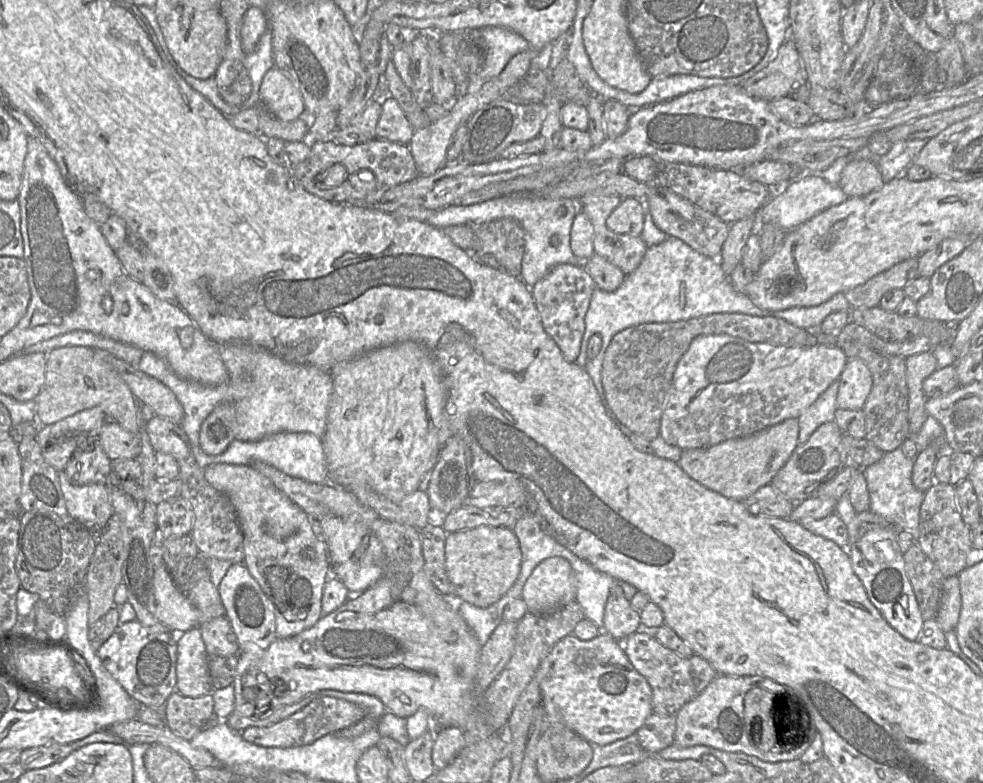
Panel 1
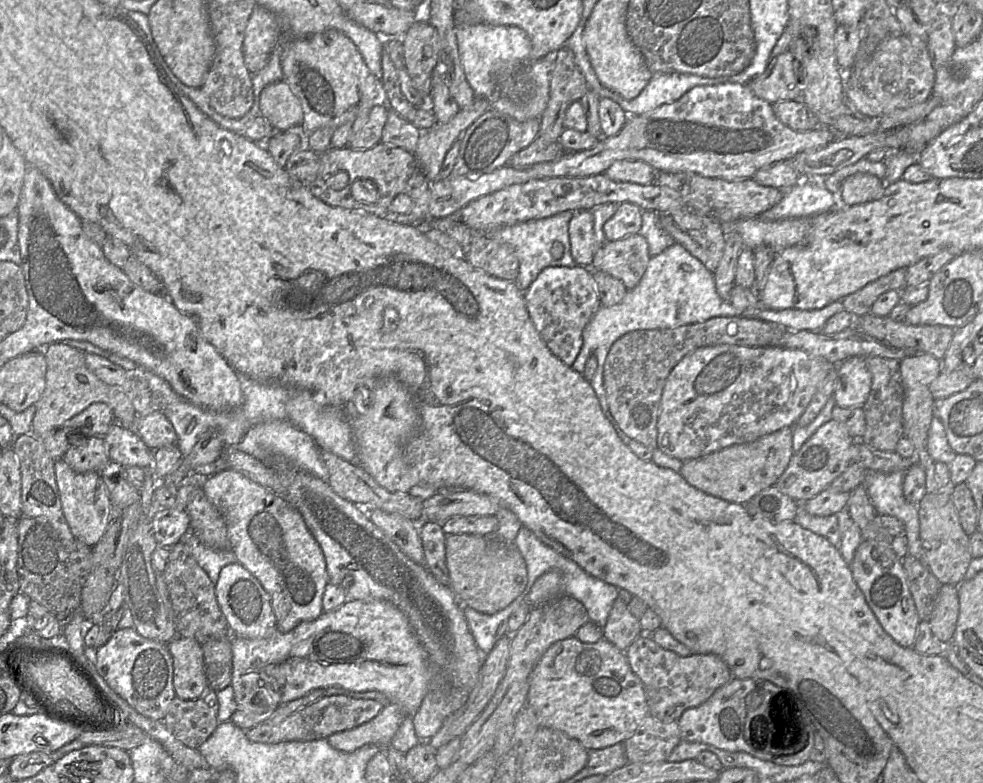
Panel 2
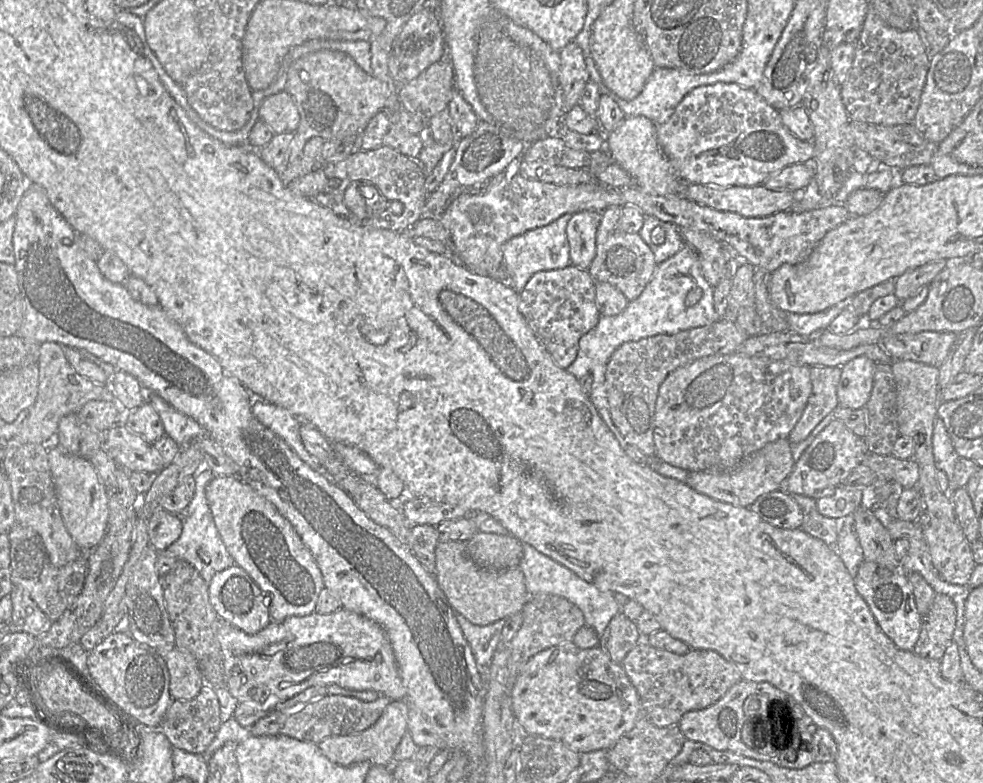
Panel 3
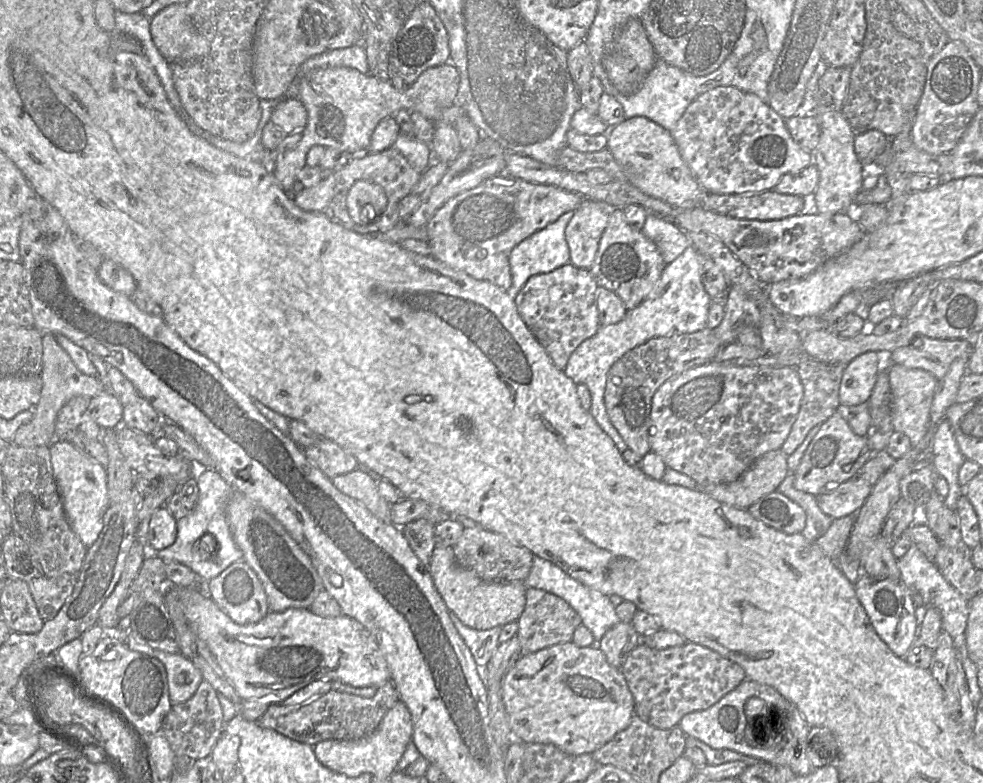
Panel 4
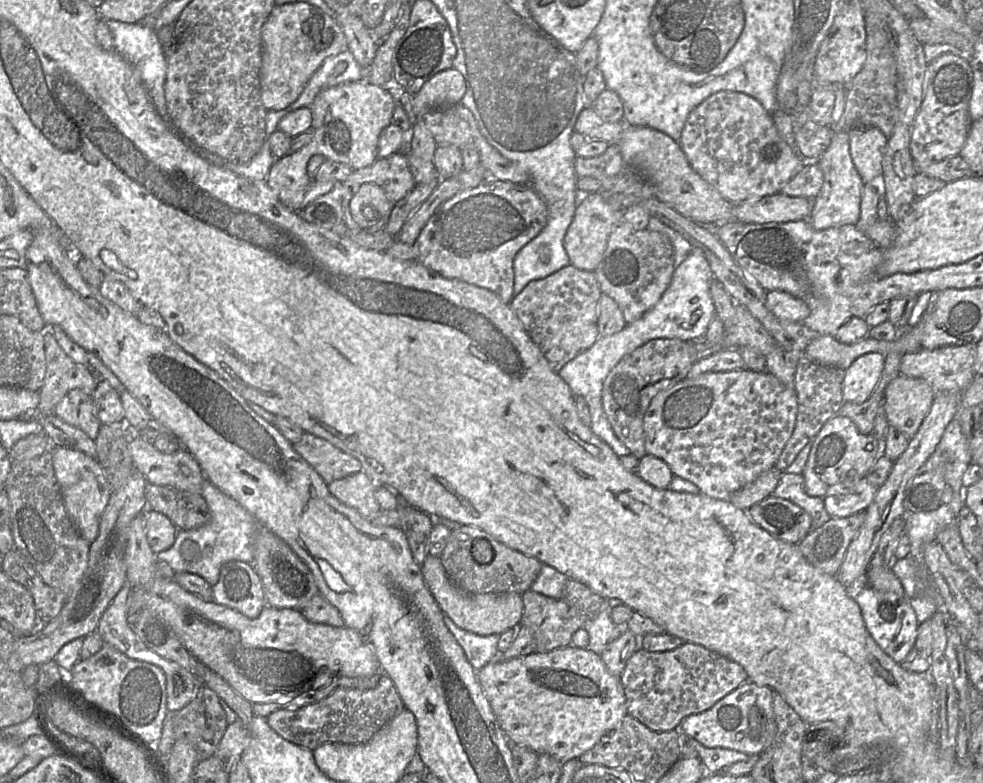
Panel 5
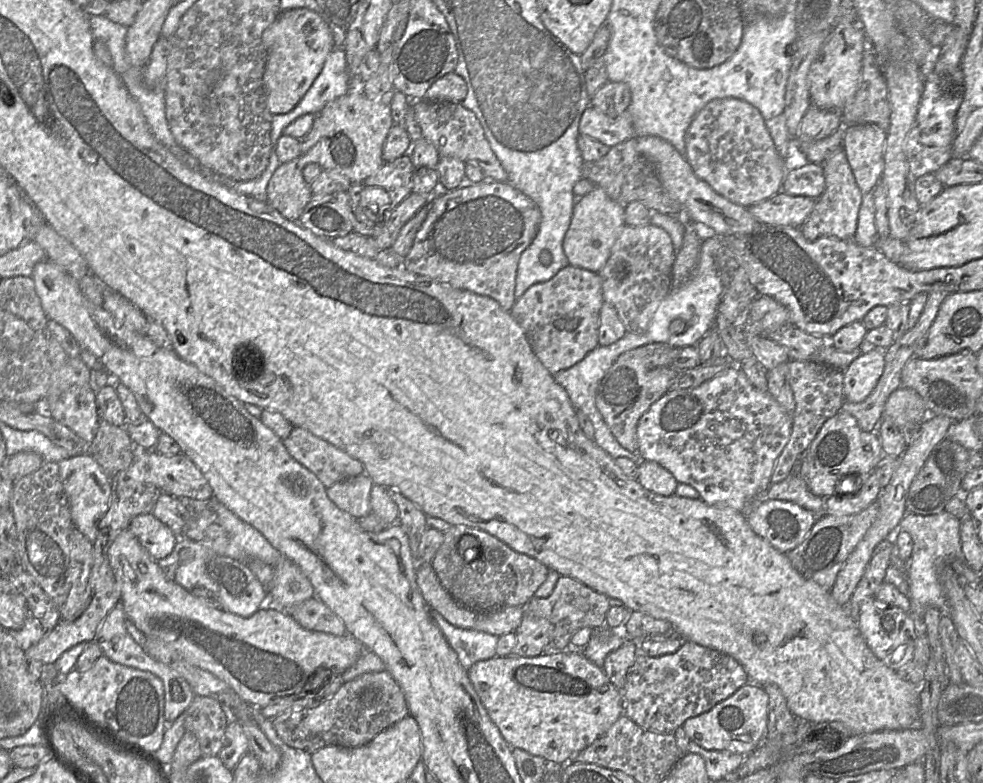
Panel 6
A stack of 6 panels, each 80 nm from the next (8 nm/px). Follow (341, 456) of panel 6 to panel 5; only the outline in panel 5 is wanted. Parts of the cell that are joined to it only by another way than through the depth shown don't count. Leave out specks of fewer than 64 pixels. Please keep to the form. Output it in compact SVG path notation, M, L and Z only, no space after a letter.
M304 432L296 444L292 444L295 451L321 476L326 484L334 480L362 471L361 463L353 456L344 453L323 438Z

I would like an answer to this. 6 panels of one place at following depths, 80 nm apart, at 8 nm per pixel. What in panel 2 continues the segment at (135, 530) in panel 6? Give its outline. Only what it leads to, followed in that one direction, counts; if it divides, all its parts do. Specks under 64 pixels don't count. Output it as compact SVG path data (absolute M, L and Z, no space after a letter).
M159 509L153 516L153 530L159 546L171 548L178 543L191 527L186 509Z

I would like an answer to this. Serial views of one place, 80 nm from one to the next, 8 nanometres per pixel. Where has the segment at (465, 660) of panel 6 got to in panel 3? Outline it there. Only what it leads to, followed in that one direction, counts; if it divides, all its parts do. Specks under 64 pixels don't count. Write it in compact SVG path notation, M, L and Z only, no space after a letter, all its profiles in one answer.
M454 610L455 618L469 643L479 668L486 669L495 652L502 645L501 634L507 619L492 624L478 626Z

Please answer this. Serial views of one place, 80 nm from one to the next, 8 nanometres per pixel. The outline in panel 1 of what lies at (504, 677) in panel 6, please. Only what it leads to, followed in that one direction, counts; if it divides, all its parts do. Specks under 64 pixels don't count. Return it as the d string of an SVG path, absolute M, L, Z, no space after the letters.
M600 628L601 633L592 640L580 640L574 634L569 634L560 639L550 650L548 656L542 661L538 667L535 677L538 681L544 711L549 718L549 723L559 723L571 730L579 737L587 741L593 746L606 746L618 740L625 739L642 727L646 719L652 714L652 690L647 680L639 674L627 658L623 642L617 641L612 636L604 632L604 628Z

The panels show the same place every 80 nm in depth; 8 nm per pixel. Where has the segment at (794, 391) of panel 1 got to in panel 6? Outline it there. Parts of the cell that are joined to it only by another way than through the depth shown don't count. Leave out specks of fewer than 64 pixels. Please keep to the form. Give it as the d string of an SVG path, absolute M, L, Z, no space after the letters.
M731 365L721 373L704 381L693 389L669 389L641 416L637 425L637 454L648 461L655 461L672 473L677 482L685 483L697 490L699 498L709 505L725 505L737 511L747 512L749 508L766 499L766 491L771 483L771 475L776 460L787 444L793 424L793 416L788 413L768 391L754 387L740 367Z

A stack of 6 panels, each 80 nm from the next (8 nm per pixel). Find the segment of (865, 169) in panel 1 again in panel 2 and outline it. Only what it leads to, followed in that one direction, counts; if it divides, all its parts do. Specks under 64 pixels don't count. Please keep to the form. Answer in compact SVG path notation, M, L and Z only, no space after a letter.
M856 173L848 176L842 183L840 193L843 206L853 206L878 200L883 196L885 182L878 177Z

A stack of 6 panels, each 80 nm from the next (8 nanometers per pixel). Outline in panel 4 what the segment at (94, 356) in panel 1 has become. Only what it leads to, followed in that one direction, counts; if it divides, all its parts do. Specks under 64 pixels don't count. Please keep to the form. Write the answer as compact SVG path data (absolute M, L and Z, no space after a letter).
M45 333L42 336L42 390L38 404L33 409L32 420L22 425L16 432L13 442L22 447L50 446L51 439L55 434L56 419L60 409L73 397L83 396L92 398L108 390L97 378L81 373L69 355L56 341L53 334Z

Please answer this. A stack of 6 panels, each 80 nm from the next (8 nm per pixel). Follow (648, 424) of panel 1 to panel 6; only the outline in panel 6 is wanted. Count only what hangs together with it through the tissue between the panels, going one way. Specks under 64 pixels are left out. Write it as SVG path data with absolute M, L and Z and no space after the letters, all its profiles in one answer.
M654 342L622 353L602 378L595 405L617 442L631 453L637 453L637 425L641 416L670 389L678 372L670 367L677 348Z

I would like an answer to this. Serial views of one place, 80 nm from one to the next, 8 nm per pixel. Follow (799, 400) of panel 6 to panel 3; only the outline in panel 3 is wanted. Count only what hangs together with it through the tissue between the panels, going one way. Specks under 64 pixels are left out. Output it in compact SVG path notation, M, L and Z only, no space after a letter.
M809 366L812 391L803 413L788 439L793 445L809 436L814 427L838 407L837 387L842 368L840 366Z

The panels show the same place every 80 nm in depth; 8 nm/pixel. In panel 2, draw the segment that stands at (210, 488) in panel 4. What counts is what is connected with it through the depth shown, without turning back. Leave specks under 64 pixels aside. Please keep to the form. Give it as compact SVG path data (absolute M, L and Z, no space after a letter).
M191 527L179 542L183 542L190 548L193 557L214 584L218 581L221 570L237 561L231 550L213 550L205 547L196 537Z

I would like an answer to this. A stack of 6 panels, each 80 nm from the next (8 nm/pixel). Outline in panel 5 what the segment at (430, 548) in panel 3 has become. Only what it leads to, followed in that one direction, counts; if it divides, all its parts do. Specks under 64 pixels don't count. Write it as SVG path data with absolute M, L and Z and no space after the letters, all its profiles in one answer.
M398 496L399 525L404 532L413 558L420 565L428 555L428 542L432 529L432 517L408 504Z

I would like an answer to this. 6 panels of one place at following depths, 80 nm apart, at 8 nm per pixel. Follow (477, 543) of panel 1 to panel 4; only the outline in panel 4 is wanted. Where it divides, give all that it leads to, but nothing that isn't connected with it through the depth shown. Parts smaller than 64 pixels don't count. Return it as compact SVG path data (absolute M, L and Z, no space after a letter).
M452 546L435 547L428 570L448 609L470 628L487 630L504 626L517 621L524 611L527 589L524 581L484 581L458 565Z

